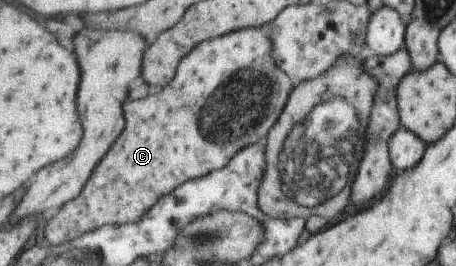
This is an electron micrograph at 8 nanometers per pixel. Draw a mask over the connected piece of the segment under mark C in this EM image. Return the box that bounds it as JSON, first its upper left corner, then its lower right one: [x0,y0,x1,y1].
[45,27,295,245]

